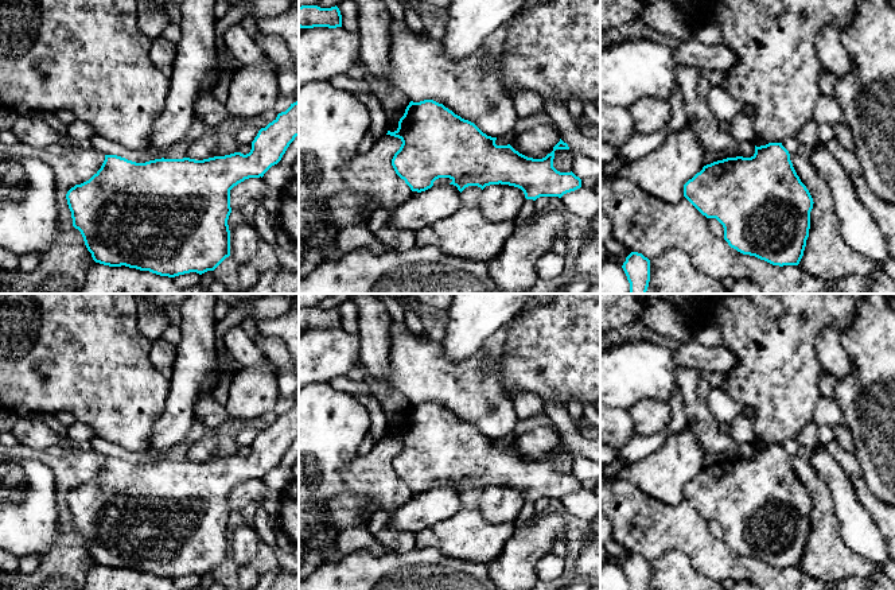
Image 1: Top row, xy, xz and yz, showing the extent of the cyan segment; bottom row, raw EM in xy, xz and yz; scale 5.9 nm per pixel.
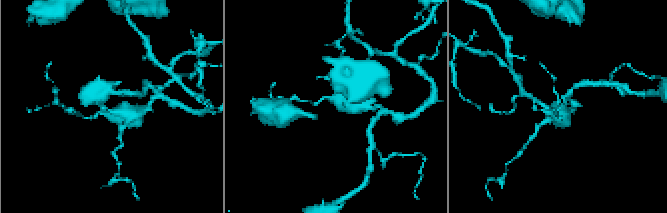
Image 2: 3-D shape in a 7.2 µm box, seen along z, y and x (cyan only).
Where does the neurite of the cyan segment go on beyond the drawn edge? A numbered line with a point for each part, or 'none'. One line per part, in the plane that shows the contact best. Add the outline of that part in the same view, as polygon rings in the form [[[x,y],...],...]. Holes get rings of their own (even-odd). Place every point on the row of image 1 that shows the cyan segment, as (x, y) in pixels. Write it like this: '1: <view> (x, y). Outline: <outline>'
none

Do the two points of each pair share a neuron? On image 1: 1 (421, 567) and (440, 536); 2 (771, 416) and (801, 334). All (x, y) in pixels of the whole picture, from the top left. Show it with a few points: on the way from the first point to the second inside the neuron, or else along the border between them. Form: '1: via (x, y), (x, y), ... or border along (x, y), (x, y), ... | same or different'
1: border along (416, 546), (435, 547), (443, 554), (462, 561) | different
2: via (781, 396), (781, 354) | same

